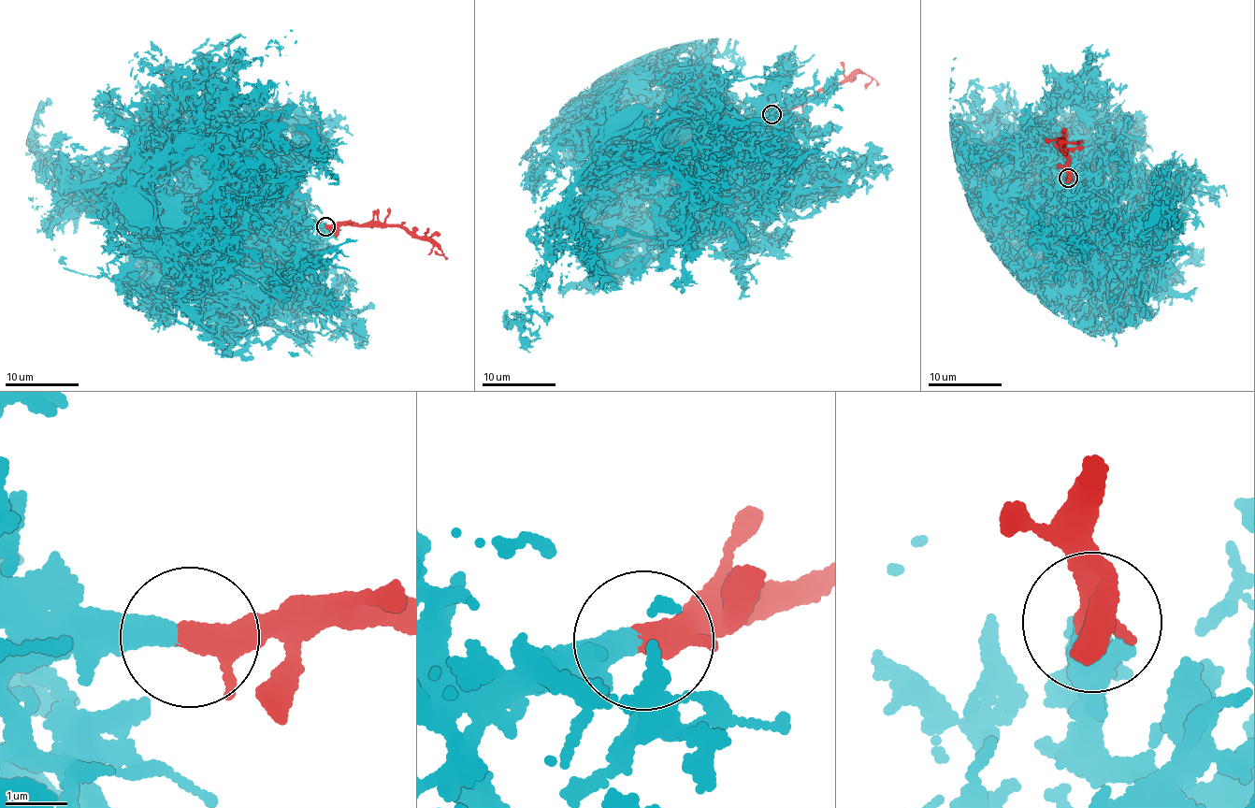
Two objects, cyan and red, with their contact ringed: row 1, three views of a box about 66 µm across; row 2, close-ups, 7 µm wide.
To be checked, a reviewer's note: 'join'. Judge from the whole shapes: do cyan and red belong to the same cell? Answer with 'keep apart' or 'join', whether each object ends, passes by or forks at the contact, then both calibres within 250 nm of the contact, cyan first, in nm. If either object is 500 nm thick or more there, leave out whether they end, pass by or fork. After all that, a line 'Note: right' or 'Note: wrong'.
keep apart; 360 nm thick on the cyan side, 500 nm on the other
Note: wrong

